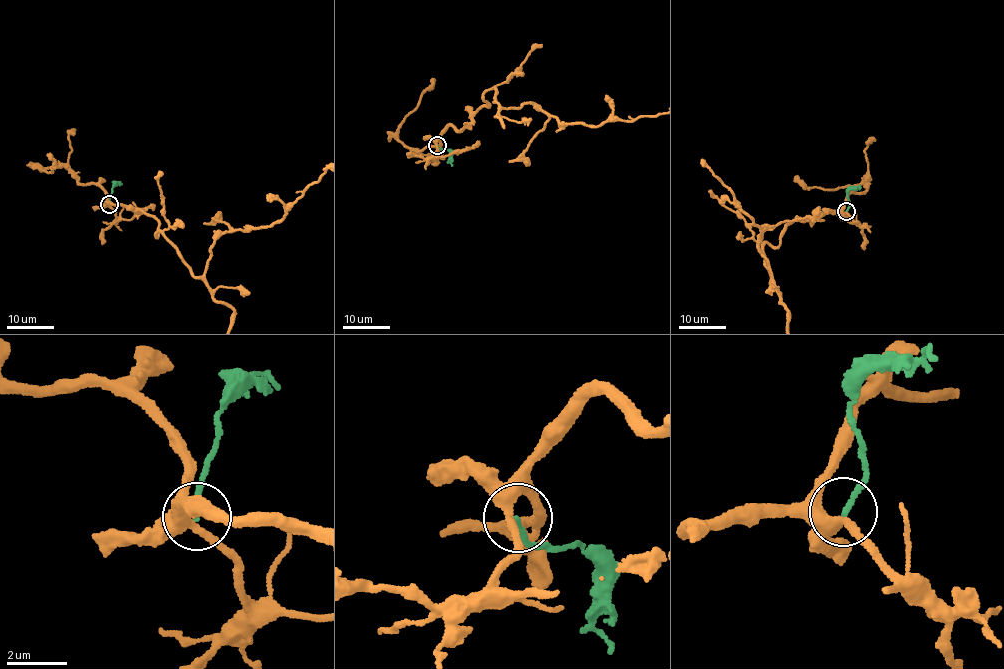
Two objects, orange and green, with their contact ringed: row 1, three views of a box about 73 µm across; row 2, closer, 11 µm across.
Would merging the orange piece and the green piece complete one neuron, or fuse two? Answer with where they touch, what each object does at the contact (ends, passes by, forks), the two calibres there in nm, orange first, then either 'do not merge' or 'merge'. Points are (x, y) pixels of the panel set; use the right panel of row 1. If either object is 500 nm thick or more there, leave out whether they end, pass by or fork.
(846, 211) | orange forks | green ends | 280/170 nm | do not merge

